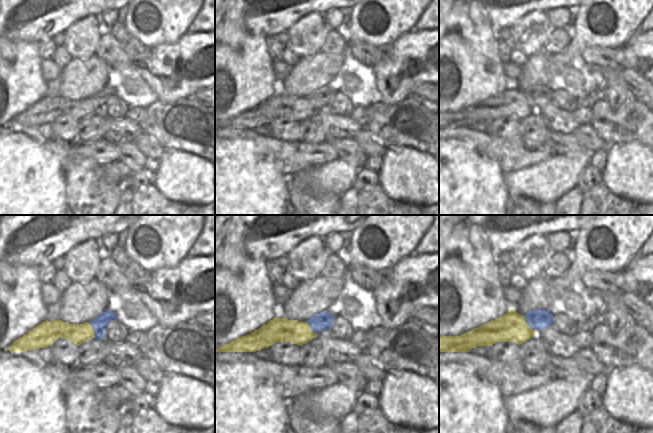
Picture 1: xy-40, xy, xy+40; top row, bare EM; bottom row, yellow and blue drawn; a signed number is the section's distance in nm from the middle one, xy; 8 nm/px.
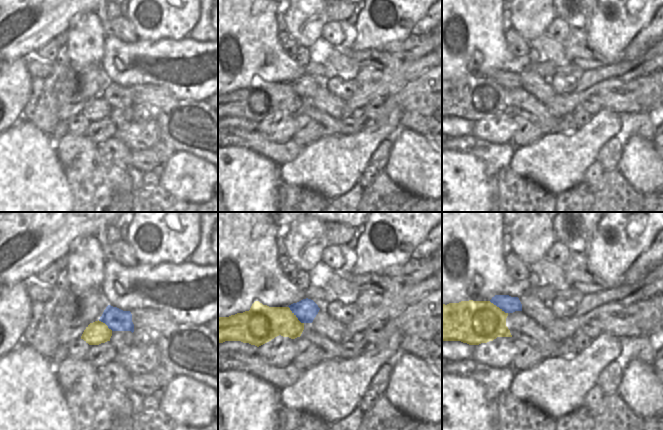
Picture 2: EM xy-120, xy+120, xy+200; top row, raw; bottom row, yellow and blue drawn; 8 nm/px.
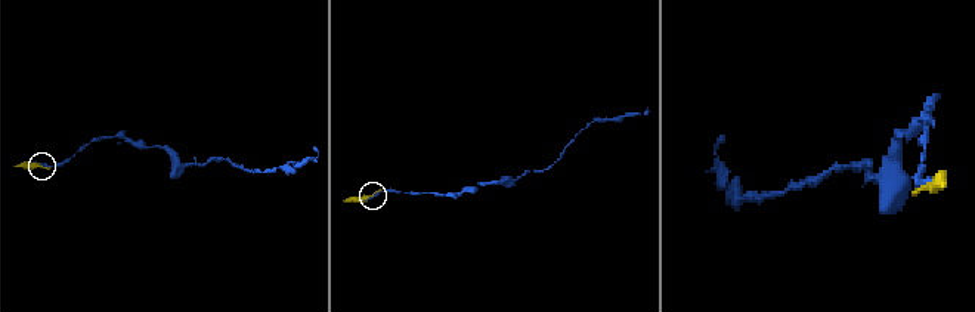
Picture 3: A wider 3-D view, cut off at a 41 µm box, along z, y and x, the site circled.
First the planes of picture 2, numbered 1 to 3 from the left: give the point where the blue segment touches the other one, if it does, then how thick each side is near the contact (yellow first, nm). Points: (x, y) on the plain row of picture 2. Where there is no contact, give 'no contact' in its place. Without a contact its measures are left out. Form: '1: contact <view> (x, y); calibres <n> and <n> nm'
1: contact xy-120 (105, 100); calibres 180 and 180 nm
2: contact xy+120 (294, 91); calibres 280 and 180 nm
3: contact xy+200 (498, 83); calibres 360 and 140 nm

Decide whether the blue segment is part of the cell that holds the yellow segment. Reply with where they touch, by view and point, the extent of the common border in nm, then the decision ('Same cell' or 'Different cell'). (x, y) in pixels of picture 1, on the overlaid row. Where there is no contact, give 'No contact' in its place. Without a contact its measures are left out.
Touches yellow at xy+40 (527, 324). Shared border 150 nm. Same cell

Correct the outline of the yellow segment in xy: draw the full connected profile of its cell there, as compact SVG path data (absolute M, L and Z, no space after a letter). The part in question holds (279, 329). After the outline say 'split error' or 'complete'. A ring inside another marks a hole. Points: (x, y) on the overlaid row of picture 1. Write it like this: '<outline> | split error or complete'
M320 312L307 322L274 318L254 332L242 336L218 349L215 352L256 352L269 348L276 342L290 342L302 346L312 340L318 333L329 330L335 316Z | split error

